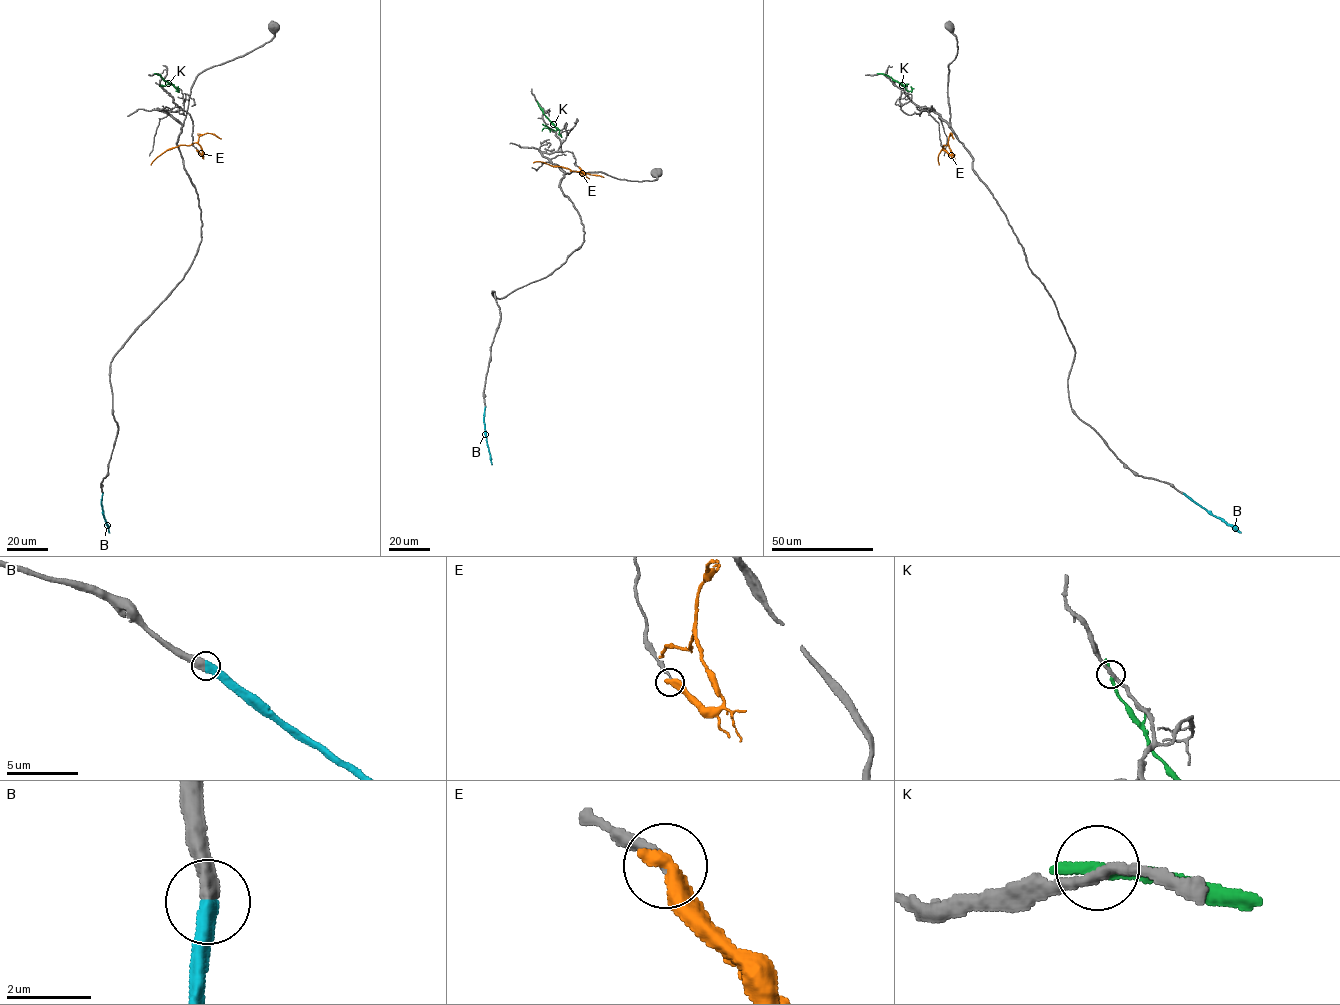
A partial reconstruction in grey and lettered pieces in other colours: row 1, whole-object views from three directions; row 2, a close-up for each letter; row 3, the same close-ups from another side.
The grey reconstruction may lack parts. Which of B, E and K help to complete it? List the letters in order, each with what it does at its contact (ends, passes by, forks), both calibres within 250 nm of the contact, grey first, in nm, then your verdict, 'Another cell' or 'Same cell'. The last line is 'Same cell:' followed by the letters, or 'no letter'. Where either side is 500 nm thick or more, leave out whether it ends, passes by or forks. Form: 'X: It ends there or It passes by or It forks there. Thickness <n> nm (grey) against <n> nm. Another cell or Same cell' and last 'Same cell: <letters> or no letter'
B: Thickness 500 nm (grey) against 480 nm. Same cell
E: Thickness 160 nm (grey) against 550 nm. Another cell
K: It ends there. Thickness 240 nm (grey) against 320 nm. Another cell
Same cell: B

